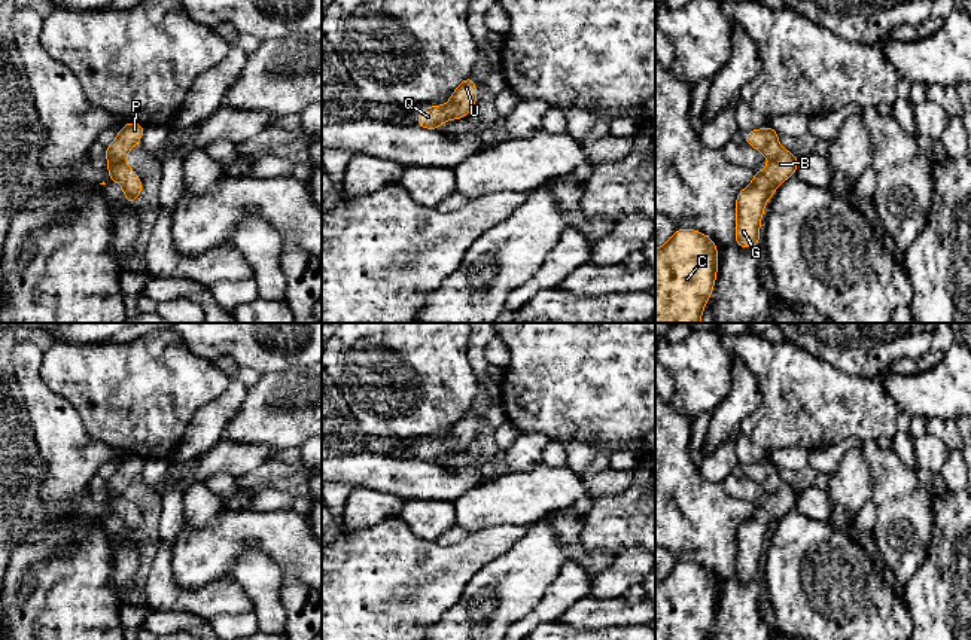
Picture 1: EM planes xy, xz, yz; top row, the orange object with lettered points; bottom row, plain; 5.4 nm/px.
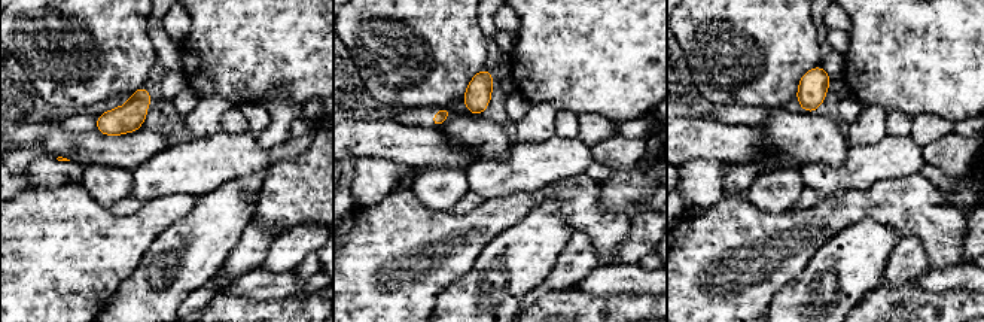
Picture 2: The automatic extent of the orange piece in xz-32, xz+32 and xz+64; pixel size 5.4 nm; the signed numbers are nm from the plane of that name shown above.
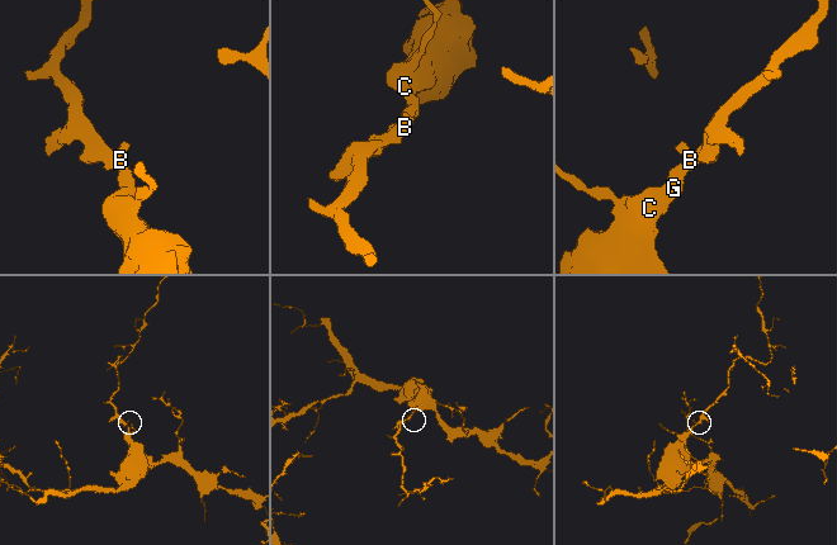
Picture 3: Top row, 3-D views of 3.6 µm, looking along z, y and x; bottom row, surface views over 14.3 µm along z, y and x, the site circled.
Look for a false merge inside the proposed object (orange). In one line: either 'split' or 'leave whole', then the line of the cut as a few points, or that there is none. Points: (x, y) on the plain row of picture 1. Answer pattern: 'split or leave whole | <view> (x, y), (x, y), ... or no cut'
leave whole | no cut

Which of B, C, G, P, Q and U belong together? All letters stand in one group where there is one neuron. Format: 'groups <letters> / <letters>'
groups B C G P Q U

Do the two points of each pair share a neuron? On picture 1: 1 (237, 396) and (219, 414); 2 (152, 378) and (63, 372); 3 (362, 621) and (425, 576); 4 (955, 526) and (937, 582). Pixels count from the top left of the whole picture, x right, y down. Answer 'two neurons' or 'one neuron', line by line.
1: one neuron
2: one neuron
3: one neuron
4: one neuron

